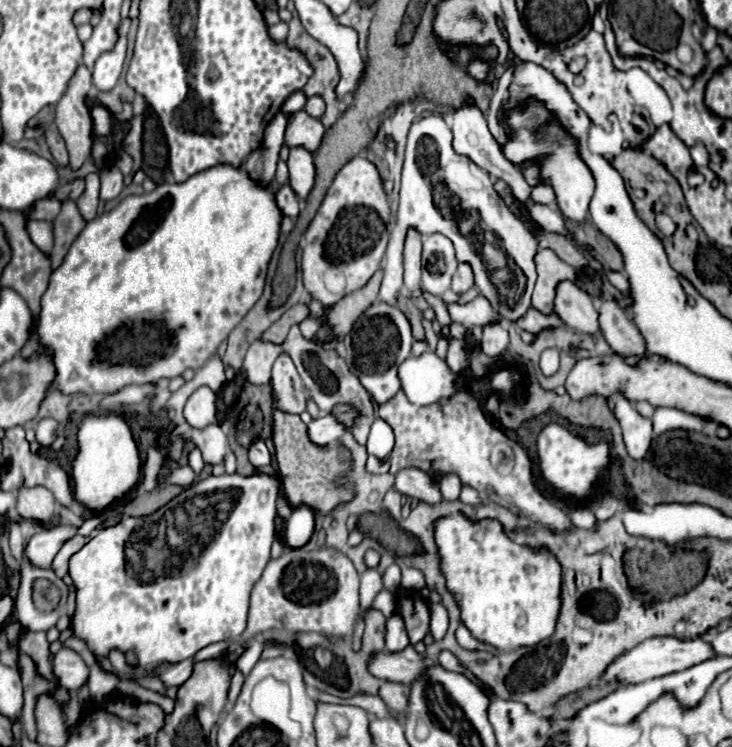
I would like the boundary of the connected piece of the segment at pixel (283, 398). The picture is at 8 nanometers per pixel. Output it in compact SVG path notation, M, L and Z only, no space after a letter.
M280 355L272 367L272 391L278 399L274 407L284 413L302 413L306 409L306 391L302 379L288 355Z

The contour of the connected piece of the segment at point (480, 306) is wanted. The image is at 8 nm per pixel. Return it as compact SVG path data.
M478 295L476 299L472 299L466 305L458 305L458 303L448 305L448 313L450 313L452 321L462 323L464 327L474 327L474 325L484 327L484 325L502 321L502 317L496 315L496 311L488 303L488 299L482 295Z

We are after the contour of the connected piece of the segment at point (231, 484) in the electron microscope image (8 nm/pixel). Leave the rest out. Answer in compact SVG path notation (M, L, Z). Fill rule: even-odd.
M238 473L220 477L210 475L208 479L184 489L180 497L154 515L138 519L124 515L118 525L100 529L98 535L70 559L70 575L76 587L76 613L72 617L74 635L84 639L88 649L102 657L106 657L114 647L122 653L134 649L140 661L136 667L138 675L152 675L152 669L158 663L178 663L190 659L198 649L210 643L242 635L246 629L250 591L270 561L270 547L276 533L274 499L278 497L278 491L280 479L264 473L252 477L242 477ZM140 537L144 539L142 545L138 545ZM194 543L198 547L198 557L184 561L182 567L176 567L168 575L172 551L176 551L176 557L182 557L182 551L192 549L194 555Z

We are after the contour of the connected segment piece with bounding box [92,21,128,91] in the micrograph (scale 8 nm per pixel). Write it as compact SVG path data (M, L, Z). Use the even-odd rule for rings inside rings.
M124 21L118 29L120 39L116 47L108 53L102 53L92 69L92 83L98 91L110 91L124 67L124 57L126 57L126 33L128 33L128 21Z

